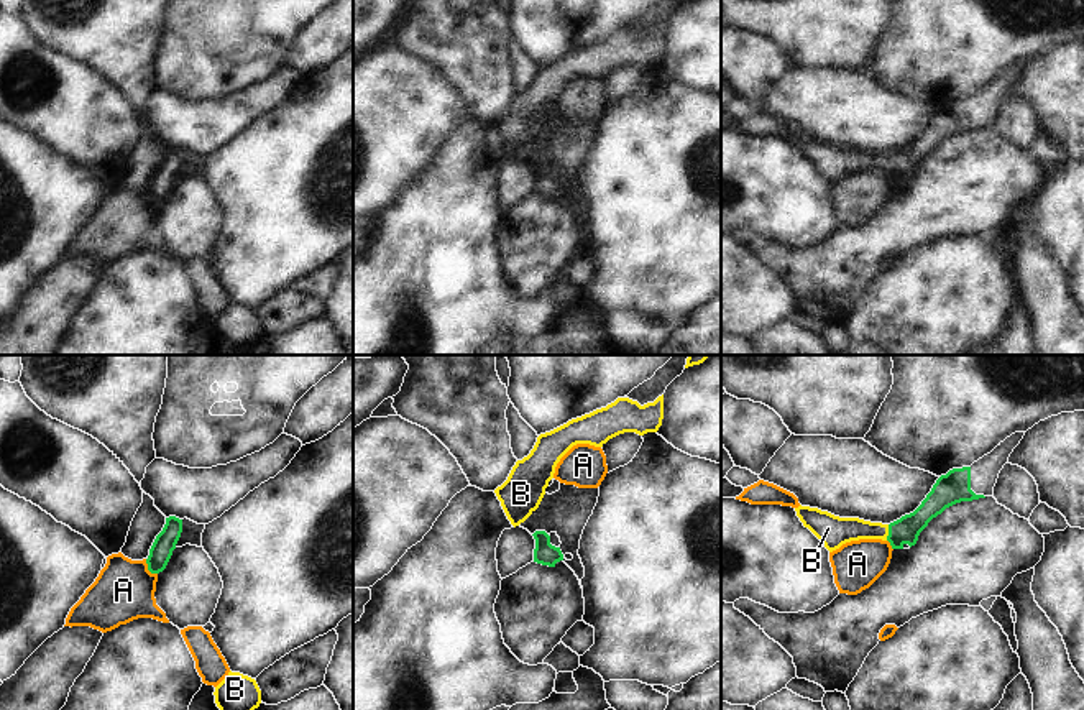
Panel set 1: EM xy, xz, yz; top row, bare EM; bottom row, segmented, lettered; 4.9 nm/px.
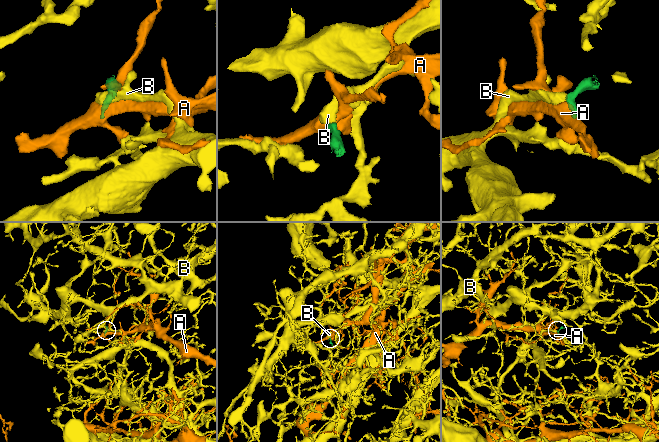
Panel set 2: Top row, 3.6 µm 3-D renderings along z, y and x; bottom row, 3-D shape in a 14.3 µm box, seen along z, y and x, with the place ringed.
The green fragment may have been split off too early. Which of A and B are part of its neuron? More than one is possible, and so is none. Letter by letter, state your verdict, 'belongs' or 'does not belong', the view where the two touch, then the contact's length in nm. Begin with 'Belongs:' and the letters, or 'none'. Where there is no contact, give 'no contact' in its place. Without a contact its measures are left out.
Belongs: B
A: does not belong; meets green in xy; contact 100 nm long
B: belongs; meets green in yz; contact 80 nm long

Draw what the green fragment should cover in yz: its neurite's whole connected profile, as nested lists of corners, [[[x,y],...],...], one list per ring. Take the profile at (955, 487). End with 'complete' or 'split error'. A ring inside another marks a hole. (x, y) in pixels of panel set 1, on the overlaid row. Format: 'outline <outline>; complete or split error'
outline [[[1015,432],[971,467],[953,468],[946,475],[941,475],[913,513],[890,524],[870,523],[859,518],[839,518],[802,505],[795,508],[797,516],[829,552],[859,539],[889,541],[892,549],[903,549],[905,544],[912,547],[928,523],[946,508],[961,501],[992,496],[1000,470],[1023,436],[1025,432]]]; split error

